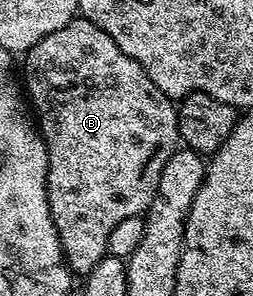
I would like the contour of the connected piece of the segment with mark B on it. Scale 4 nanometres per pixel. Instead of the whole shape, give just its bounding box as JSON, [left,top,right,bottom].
[24,16,180,276]

